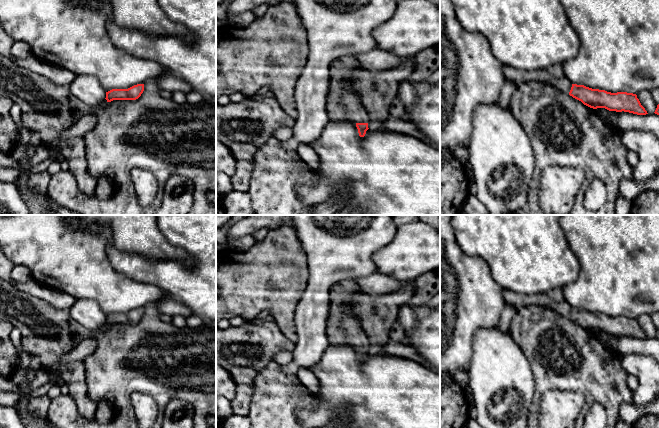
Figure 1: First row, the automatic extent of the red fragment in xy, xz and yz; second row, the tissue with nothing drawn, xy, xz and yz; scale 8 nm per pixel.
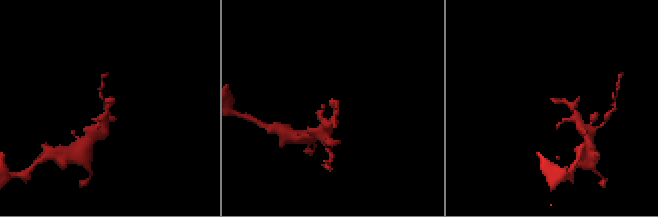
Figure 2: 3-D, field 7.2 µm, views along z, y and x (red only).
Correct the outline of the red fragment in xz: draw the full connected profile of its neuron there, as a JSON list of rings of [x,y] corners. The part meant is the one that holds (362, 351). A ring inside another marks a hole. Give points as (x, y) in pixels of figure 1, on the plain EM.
[[[353,279],[336,283],[330,290],[330,316],[328,331],[336,336],[343,336],[347,344],[354,346],[360,361],[364,361],[370,345],[369,339],[359,325],[356,317],[351,315],[349,301],[361,292]]]

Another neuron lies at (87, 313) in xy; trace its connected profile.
[[[76,299],[69,312],[72,320],[89,331],[96,331],[106,322],[101,307],[91,299]]]

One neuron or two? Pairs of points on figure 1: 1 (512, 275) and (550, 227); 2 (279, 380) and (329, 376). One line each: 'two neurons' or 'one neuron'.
1: one neuron
2: two neurons

